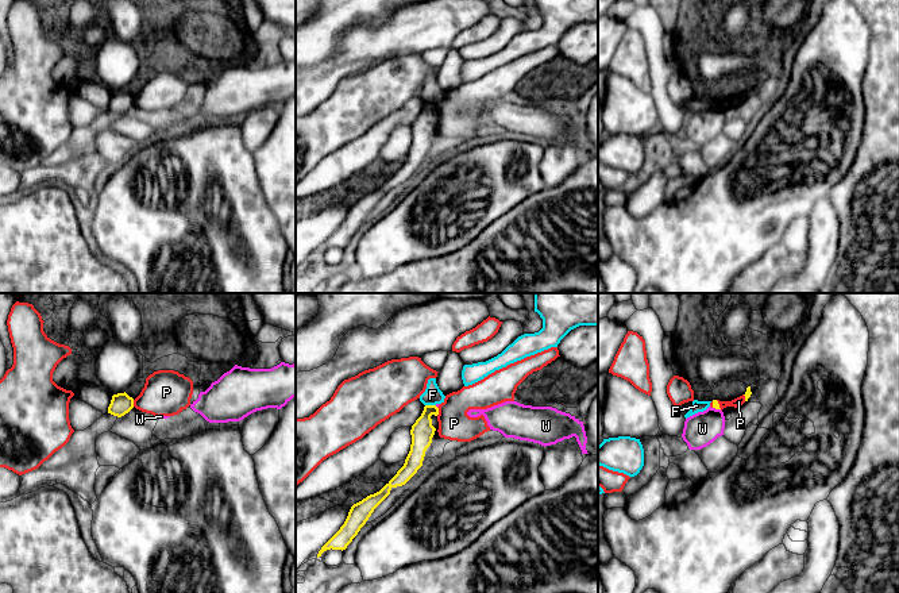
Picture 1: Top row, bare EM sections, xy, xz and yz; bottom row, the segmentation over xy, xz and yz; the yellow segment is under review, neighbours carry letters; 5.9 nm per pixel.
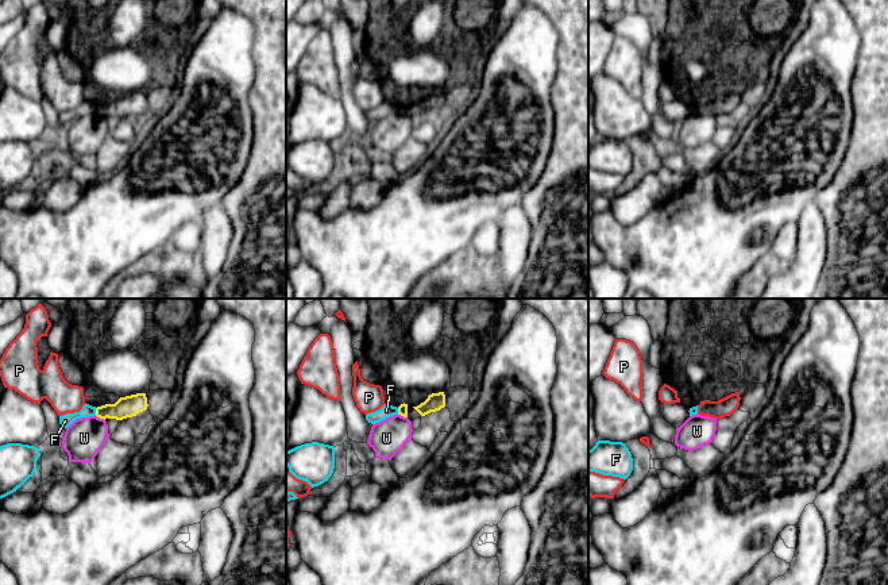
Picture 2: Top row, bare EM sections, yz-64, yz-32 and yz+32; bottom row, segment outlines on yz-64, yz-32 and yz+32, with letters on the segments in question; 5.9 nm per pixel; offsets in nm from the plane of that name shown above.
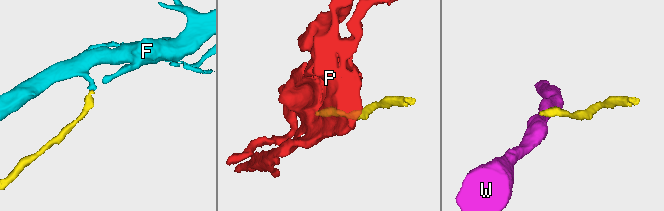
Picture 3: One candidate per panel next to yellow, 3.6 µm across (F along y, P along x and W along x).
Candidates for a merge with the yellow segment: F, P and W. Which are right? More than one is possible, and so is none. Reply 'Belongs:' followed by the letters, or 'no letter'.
Belongs: no letter

